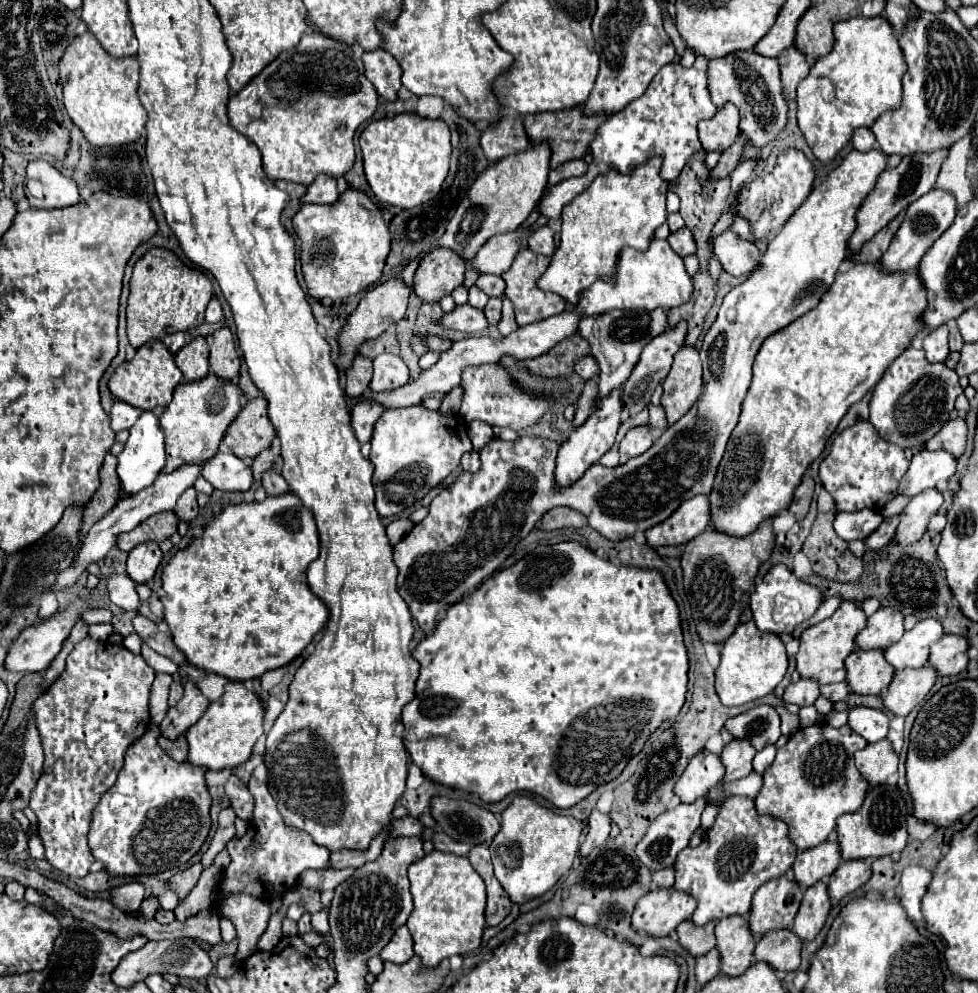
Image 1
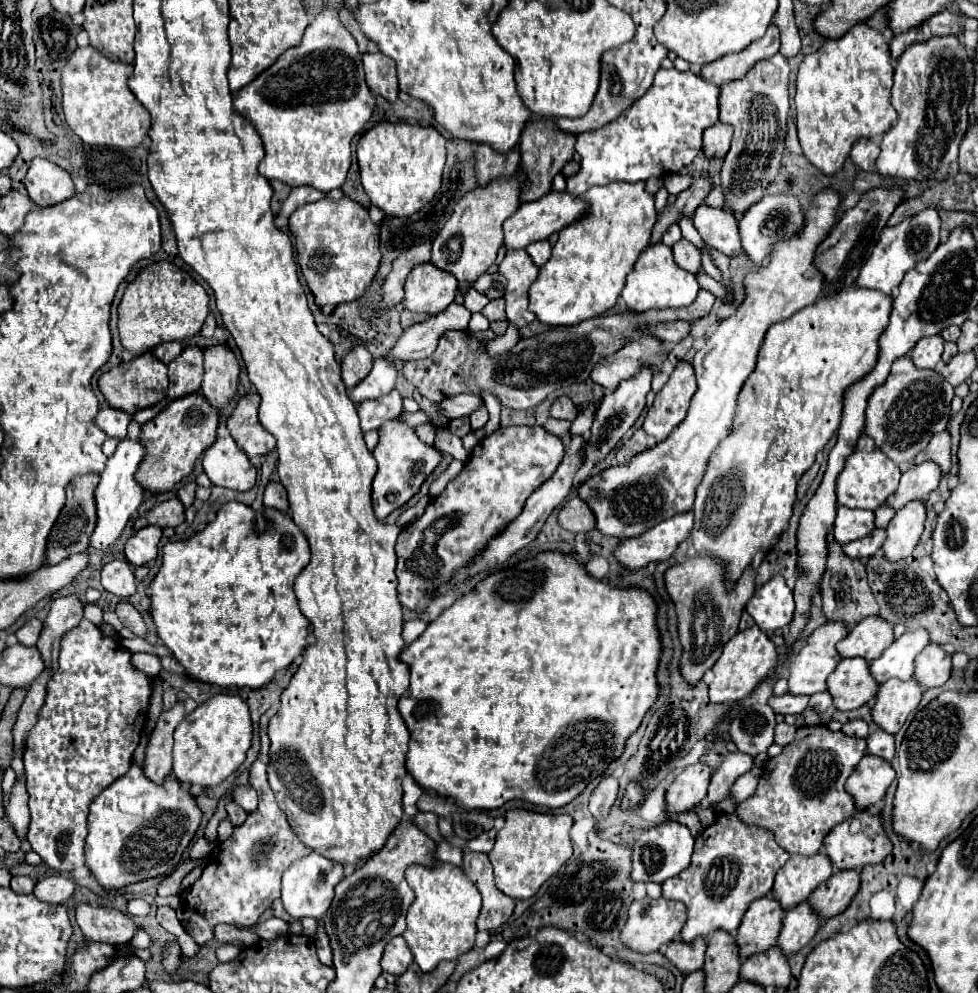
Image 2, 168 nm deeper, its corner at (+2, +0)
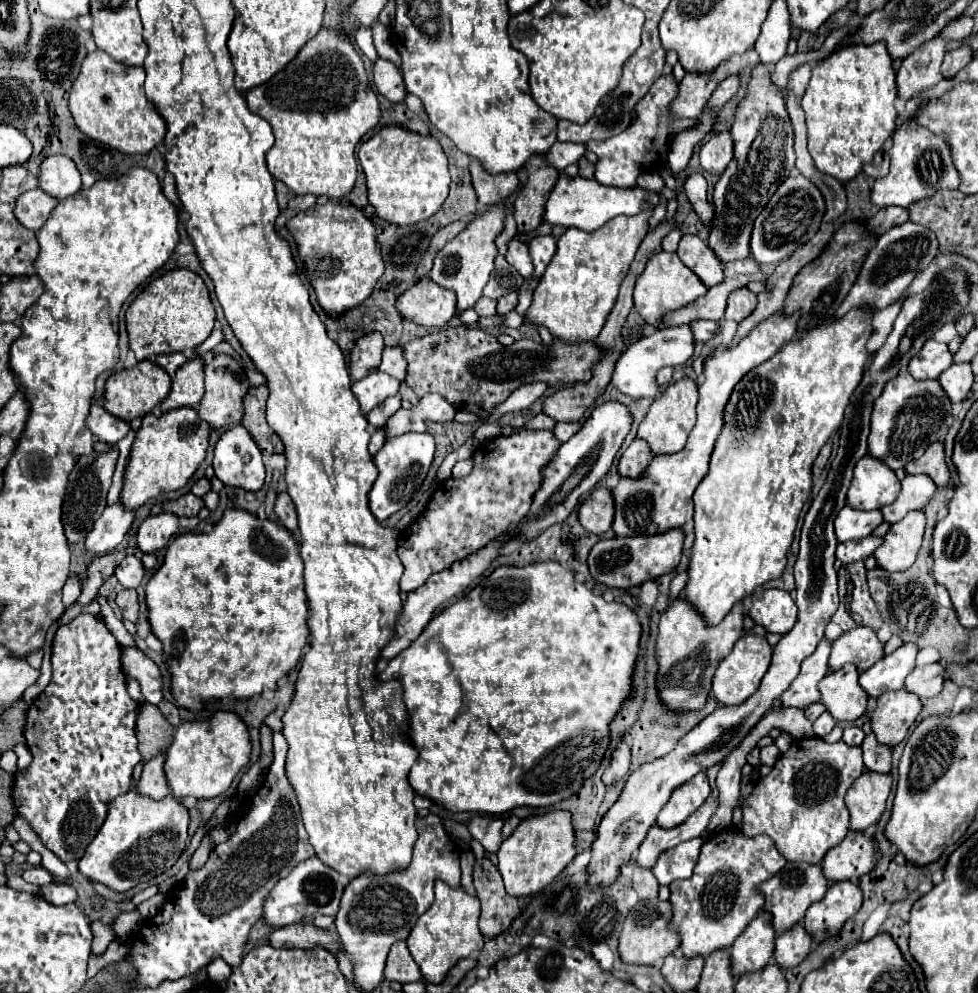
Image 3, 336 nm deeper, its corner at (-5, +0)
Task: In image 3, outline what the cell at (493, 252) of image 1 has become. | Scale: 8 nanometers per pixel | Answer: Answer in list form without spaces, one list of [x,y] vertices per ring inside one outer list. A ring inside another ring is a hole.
[[[560,176],[560,180],[556,182],[554,190],[550,192],[550,198],[546,202],[544,208],[544,222],[550,226],[564,226],[564,228],[580,228],[580,230],[598,230],[600,226],[604,226],[608,220],[616,218],[618,214],[638,214],[642,212],[642,208],[654,208],[658,204],[660,196],[654,192],[646,192],[642,188],[610,188],[610,186],[602,186],[594,180],[586,180],[582,176]]]

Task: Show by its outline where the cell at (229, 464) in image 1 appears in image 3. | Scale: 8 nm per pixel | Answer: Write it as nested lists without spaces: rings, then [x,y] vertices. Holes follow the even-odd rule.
[[[242,424],[226,430],[214,448],[214,472],[226,486],[260,490],[264,486],[264,462],[256,442]]]

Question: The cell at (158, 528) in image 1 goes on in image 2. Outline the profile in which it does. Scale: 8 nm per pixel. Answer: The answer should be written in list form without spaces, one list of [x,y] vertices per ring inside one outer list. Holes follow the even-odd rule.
[[[175,496],[175,498],[171,498],[171,500],[165,500],[165,502],[159,502],[159,504],[155,504],[147,514],[147,522],[151,524],[151,520],[153,520],[153,524],[159,524],[159,526],[163,526],[163,528],[167,528],[167,526],[179,526],[181,522],[185,522],[185,506],[181,504],[181,500]]]

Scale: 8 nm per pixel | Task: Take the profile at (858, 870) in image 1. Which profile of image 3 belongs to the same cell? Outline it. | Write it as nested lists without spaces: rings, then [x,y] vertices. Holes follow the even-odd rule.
[[[844,880],[842,884],[832,884],[826,896],[818,904],[812,904],[808,908],[804,926],[818,940],[832,938],[840,932],[844,922],[860,910],[860,906],[862,906],[860,886],[852,884],[850,880]]]

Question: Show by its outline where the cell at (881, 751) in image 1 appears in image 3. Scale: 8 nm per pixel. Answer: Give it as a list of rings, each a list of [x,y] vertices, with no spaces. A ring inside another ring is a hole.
[[[864,770],[862,776],[850,786],[850,790],[846,794],[846,806],[850,810],[850,828],[852,830],[866,830],[870,824],[878,822],[878,818],[882,816],[882,812],[886,808],[886,800],[890,796],[892,782],[894,780],[890,774],[878,774],[878,772]]]

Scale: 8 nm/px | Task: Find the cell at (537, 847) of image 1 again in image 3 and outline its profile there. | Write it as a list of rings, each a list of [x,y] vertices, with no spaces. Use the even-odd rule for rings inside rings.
[[[554,810],[542,816],[528,816],[524,818],[510,838],[506,838],[496,852],[498,856],[498,870],[502,874],[506,892],[516,898],[532,896],[546,888],[576,856],[574,848],[574,828],[572,828],[572,814],[566,810]]]

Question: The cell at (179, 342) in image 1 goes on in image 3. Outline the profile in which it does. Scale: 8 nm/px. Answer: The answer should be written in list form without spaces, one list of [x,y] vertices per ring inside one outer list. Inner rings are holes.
[[[172,352],[172,354],[160,354],[154,360],[158,366],[162,366],[170,376],[174,376],[174,372],[186,362],[186,356],[182,352]]]

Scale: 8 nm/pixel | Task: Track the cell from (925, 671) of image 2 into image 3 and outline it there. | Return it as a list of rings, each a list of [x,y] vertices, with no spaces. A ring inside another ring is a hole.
[[[940,662],[914,668],[906,678],[906,690],[918,694],[922,700],[938,696],[946,680],[946,668]]]

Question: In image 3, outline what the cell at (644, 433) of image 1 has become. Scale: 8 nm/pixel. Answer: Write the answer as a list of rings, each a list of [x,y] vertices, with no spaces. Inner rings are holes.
[[[634,440],[626,452],[622,454],[620,458],[620,464],[618,464],[618,472],[620,476],[628,476],[628,478],[638,478],[646,466],[650,464],[652,460],[652,452],[648,450],[650,446],[646,444],[646,440]]]

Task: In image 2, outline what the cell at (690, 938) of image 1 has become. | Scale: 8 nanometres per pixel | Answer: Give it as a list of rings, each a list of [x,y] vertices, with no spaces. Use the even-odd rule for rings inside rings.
[[[699,938],[691,944],[683,942],[683,940],[673,940],[671,944],[667,944],[661,952],[663,956],[683,974],[691,974],[695,970],[703,968],[703,952],[705,952],[705,940]]]

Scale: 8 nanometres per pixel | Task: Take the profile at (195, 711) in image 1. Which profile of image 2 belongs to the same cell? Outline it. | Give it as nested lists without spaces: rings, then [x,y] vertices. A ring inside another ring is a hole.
[[[175,704],[175,708],[161,712],[157,726],[149,736],[143,770],[145,776],[155,784],[163,784],[163,780],[171,772],[171,736],[177,724],[183,720],[183,714],[187,714],[183,704]]]

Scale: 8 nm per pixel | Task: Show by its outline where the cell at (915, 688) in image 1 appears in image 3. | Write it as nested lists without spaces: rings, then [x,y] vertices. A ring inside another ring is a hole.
[[[904,688],[878,696],[878,706],[870,714],[878,742],[888,746],[900,744],[906,738],[908,728],[916,722],[920,710],[920,698],[914,696],[914,692],[904,692]]]

